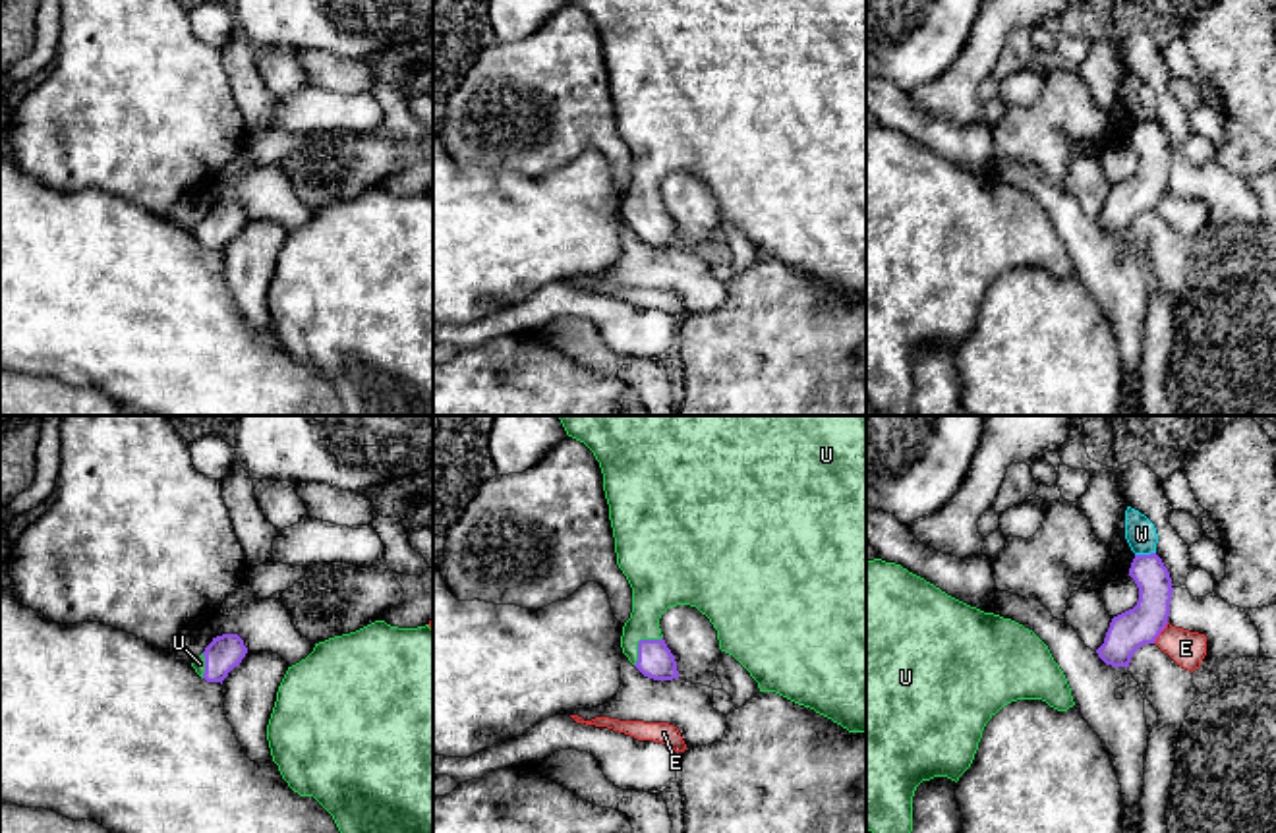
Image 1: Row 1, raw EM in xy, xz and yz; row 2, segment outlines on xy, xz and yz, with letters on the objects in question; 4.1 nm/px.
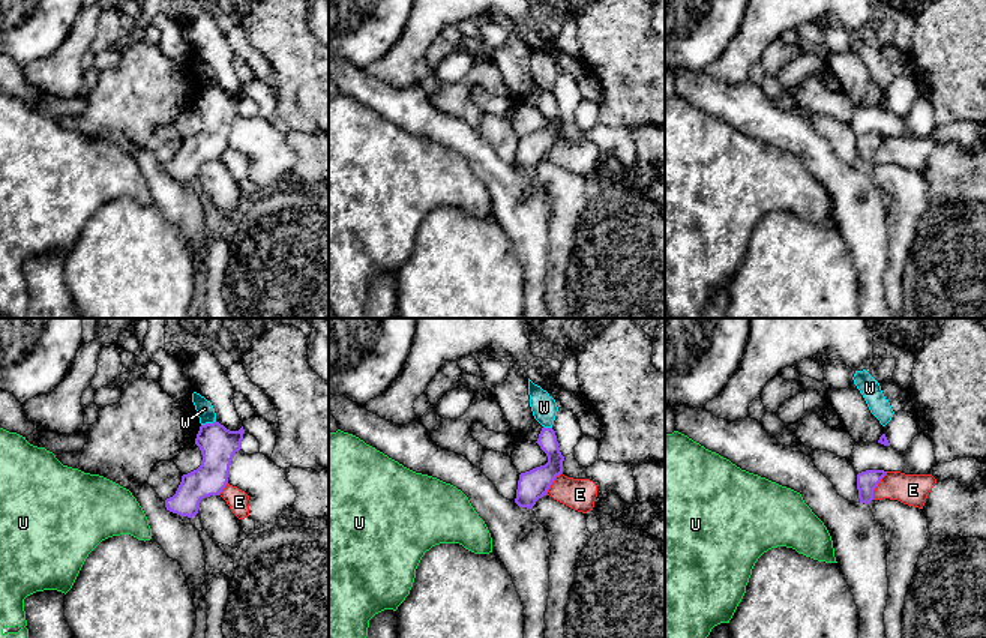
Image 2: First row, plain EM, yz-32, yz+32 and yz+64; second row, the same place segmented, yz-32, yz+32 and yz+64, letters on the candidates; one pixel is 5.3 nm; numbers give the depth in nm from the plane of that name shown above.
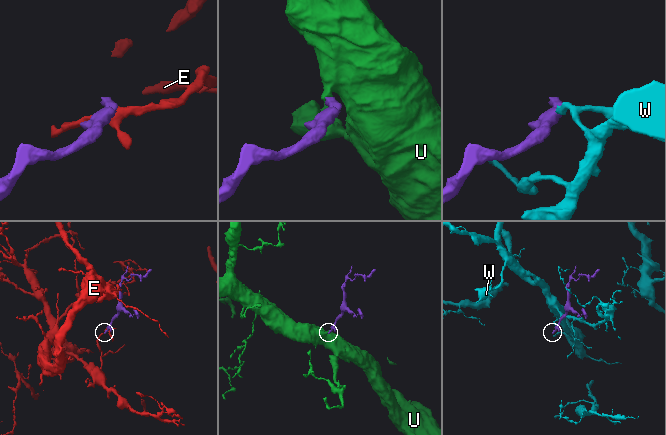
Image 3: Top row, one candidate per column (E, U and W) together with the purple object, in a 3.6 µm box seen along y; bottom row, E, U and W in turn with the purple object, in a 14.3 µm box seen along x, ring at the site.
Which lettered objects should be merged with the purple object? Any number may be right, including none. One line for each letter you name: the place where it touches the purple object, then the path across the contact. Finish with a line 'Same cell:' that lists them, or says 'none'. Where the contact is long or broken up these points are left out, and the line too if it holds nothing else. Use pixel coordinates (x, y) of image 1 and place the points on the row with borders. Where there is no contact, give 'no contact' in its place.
U: xz (638, 642) | across xz (656, 661), (638, 642), (656, 586)
Same cell: U

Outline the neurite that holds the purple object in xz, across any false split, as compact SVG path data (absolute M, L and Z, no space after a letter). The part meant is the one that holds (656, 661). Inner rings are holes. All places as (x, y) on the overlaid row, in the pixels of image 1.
M559 416L568 437L584 443L599 462L617 564L632 588L632 613L621 647L648 678L679 678L659 618L677 605L696 607L717 630L719 649L733 655L758 682L831 719L849 732L866 732L866 416Z

